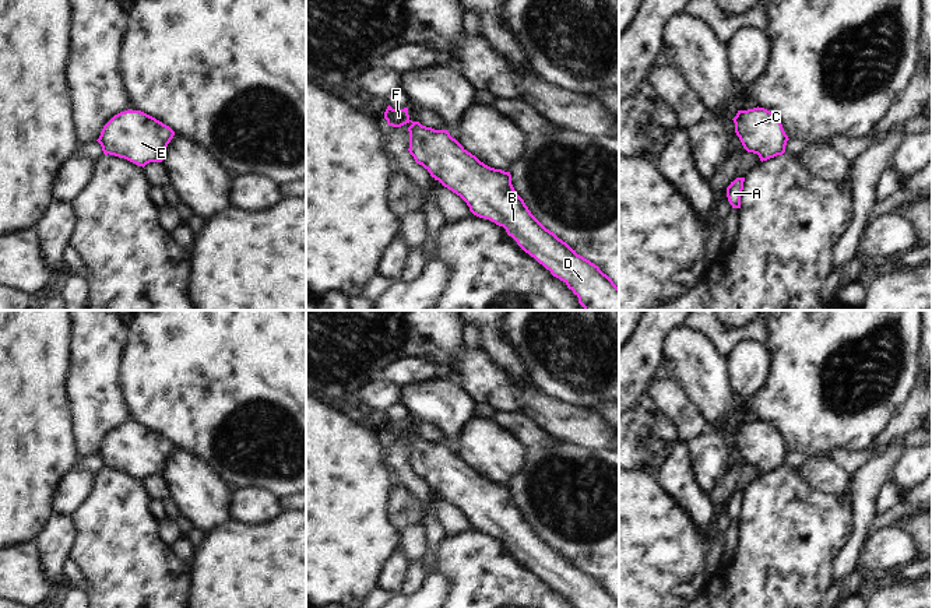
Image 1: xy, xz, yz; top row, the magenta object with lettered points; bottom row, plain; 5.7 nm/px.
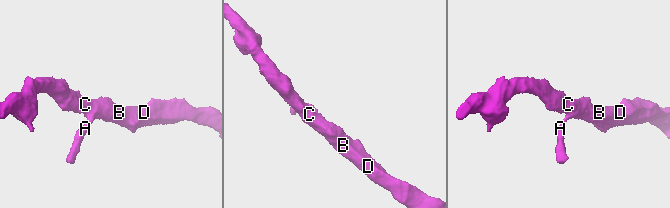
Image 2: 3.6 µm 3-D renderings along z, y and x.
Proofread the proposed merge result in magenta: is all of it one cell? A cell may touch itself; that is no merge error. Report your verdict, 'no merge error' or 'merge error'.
no merge error

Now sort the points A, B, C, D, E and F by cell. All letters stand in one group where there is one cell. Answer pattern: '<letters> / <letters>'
A B C D E F

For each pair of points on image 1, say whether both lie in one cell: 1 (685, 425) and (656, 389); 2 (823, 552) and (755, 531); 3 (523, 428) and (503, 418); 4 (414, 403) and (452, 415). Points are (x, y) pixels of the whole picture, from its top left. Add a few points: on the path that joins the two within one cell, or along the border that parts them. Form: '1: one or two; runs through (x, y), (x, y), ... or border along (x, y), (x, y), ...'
1: one; runs through (683, 417), (664, 397)
2: one; runs through (806, 544), (801, 544), (787, 531), (772, 531)
3: one; runs through (519, 425), (507, 421)
4: one; runs through (424, 403), (439, 403), (442, 406)

